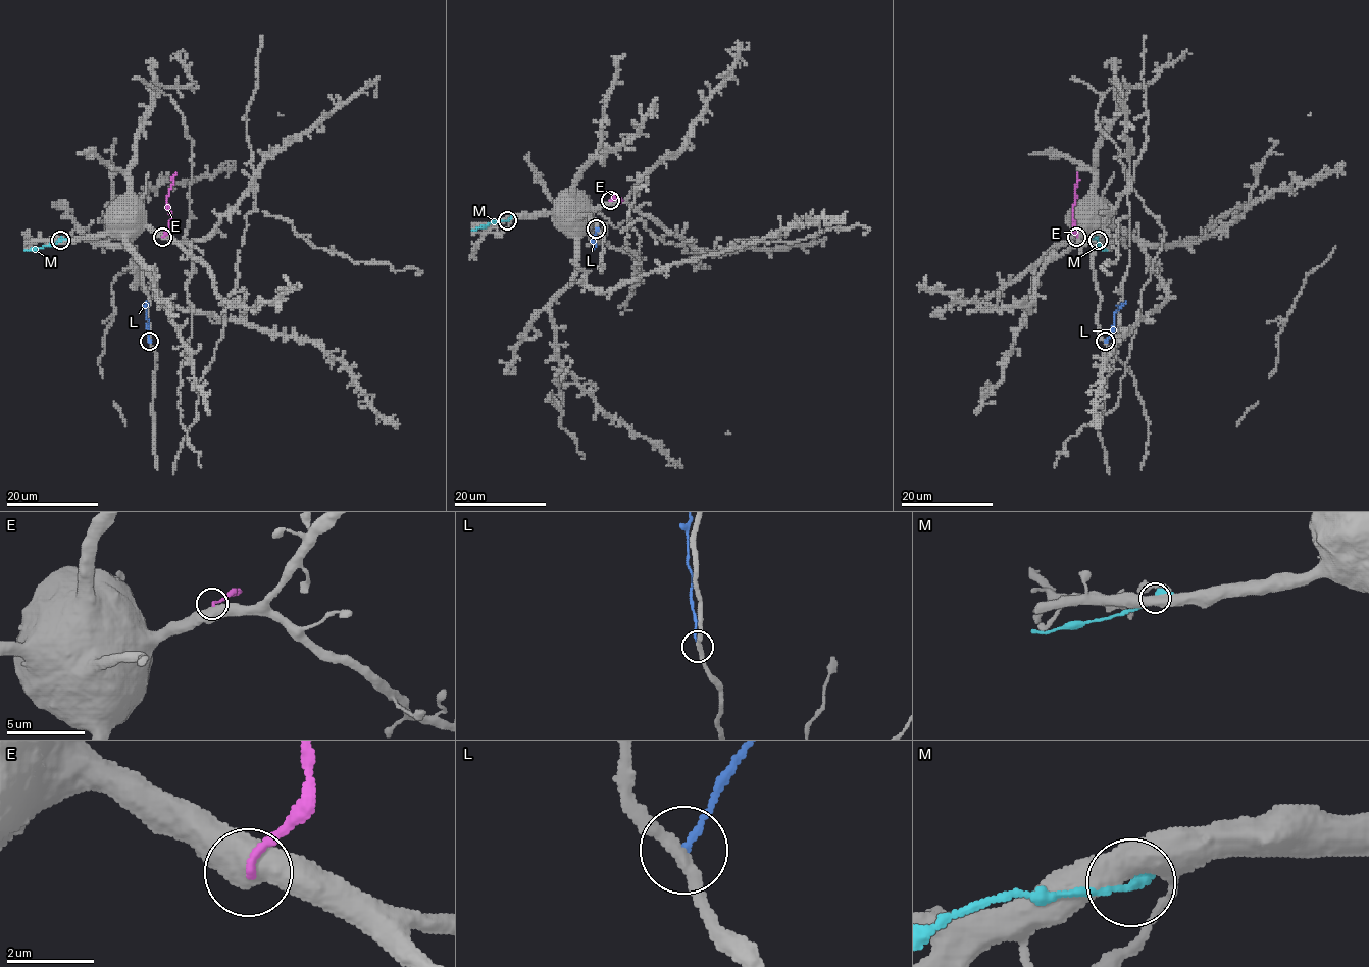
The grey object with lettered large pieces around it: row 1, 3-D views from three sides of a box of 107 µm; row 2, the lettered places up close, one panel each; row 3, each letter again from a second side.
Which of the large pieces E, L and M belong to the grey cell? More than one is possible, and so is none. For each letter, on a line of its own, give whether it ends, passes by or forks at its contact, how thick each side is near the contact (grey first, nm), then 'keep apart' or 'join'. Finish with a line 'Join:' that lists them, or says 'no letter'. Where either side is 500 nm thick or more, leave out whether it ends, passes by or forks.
E: 500 nm thick on the grey side, 160 nm on the other; keep apart
L: it ends there; 280 nm thick on the grey side, 150 nm on the other; keep apart
M: it passes by; 460 nm thick on the grey side, 260 nm on the other; keep apart
Join: no letter

